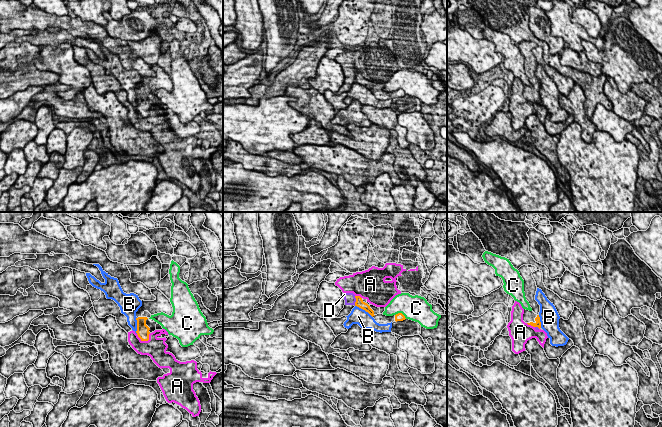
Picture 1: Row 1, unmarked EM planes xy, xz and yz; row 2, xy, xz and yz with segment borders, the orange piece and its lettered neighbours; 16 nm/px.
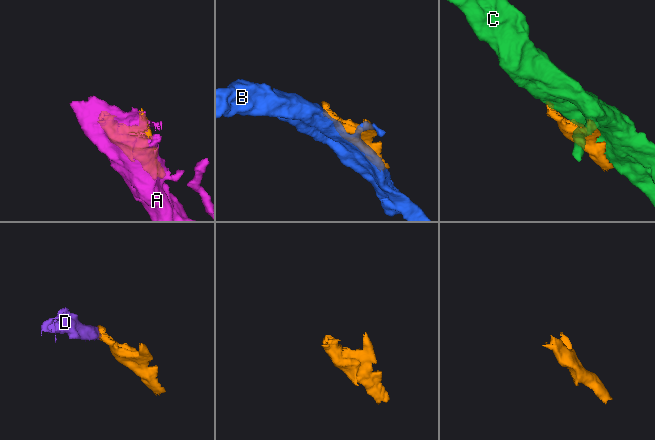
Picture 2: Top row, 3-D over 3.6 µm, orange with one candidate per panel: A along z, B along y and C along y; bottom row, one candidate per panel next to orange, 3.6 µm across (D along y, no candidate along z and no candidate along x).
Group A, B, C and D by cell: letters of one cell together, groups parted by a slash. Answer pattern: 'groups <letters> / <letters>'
groups A D / B / C

